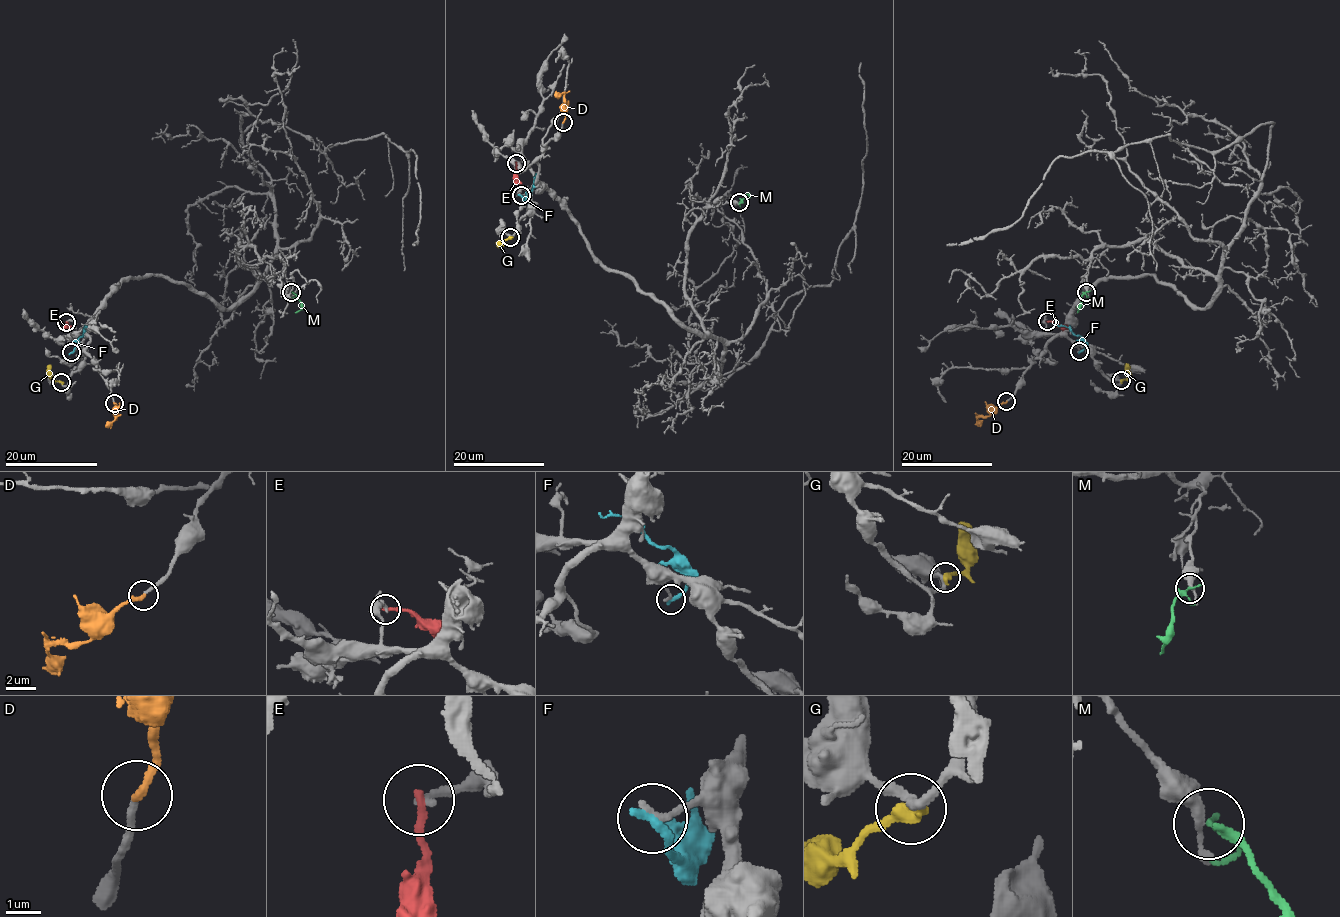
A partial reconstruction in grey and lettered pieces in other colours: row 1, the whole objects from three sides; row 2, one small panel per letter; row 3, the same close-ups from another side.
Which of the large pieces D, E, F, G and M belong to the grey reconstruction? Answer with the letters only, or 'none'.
D

